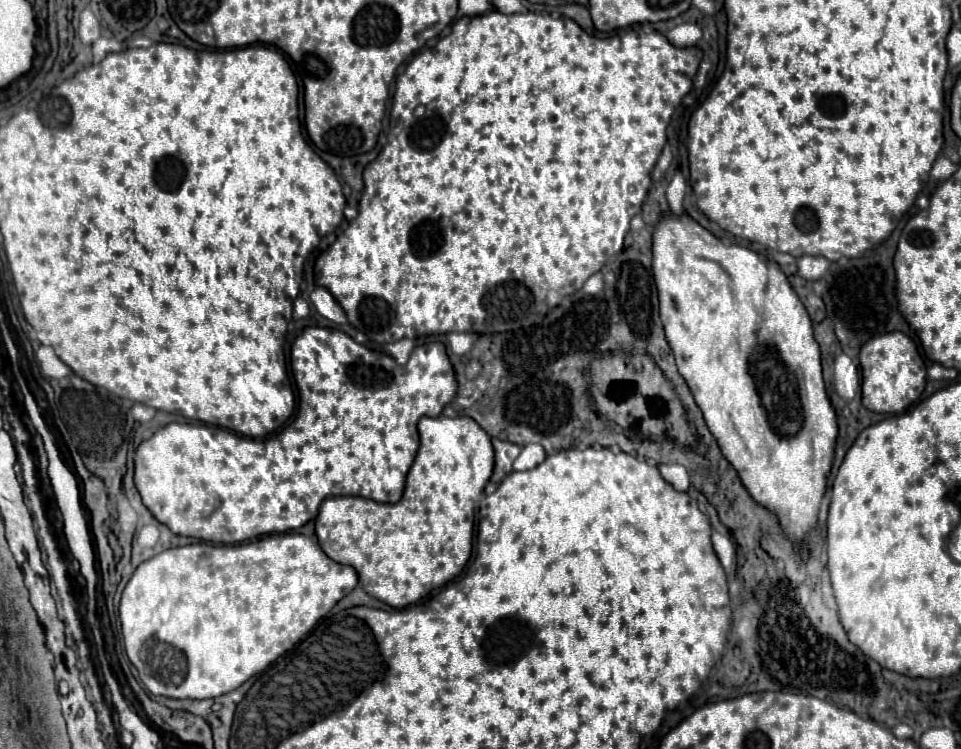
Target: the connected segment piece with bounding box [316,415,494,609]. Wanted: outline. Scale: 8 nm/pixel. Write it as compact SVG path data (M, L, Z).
M422 417L418 423L420 449L408 471L406 491L394 505L364 497L330 497L320 505L316 537L322 551L336 563L350 565L360 577L362 589L390 607L402 609L460 575L472 553L474 501L482 495L494 469L494 449L488 433L470 417Z

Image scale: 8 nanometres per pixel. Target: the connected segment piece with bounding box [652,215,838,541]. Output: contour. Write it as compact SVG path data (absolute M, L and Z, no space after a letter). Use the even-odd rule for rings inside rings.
M668 215L660 221L660 225L654 231L652 253L654 253L652 271L654 271L654 281L658 289L658 299L660 299L660 317L662 317L662 325L666 331L666 339L670 343L670 349L678 365L678 373L686 379L696 399L696 405L704 413L710 433L716 437L724 457L738 471L750 497L754 497L758 505L766 505L770 513L778 513L778 521L782 521L782 529L786 529L786 537L790 537L790 541L802 541L806 533L814 533L814 529L818 529L820 503L826 493L828 475L832 471L832 459L834 459L834 449L836 449L836 437L838 437L838 419L836 419L836 411L824 387L822 365L820 365L820 345L814 339L812 321L808 317L808 311L804 309L802 301L790 287L786 275L780 271L776 261L770 261L766 255L760 255L752 249L746 249L737 244L724 245L721 239L716 239L710 231L700 227L688 215L682 215L680 219Z

